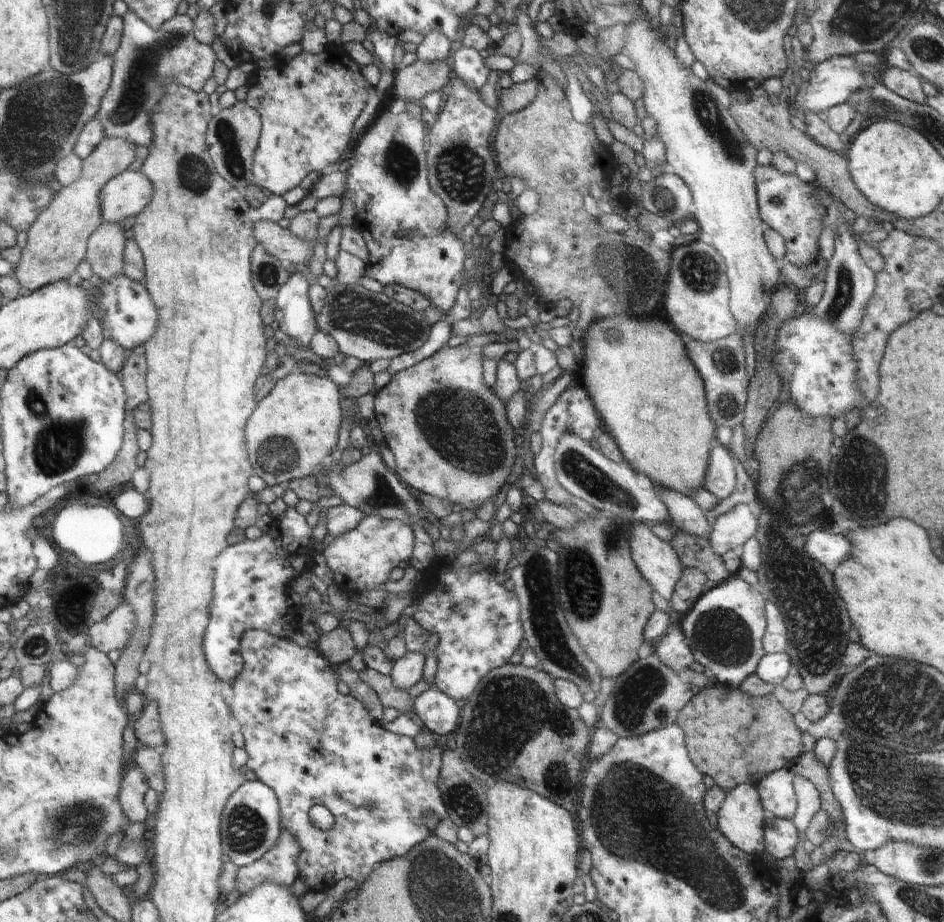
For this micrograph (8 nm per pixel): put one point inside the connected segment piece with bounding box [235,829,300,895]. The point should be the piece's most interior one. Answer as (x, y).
(278, 867)

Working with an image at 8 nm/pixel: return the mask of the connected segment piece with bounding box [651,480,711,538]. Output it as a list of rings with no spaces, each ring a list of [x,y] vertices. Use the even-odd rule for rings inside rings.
[[[651,480],[651,488],[655,495],[664,503],[669,518],[682,533],[708,538],[711,526],[694,498],[684,493],[664,487],[662,483]]]

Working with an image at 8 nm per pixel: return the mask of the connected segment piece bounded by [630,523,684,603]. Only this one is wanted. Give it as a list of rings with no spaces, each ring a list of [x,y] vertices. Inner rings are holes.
[[[645,523],[634,524],[630,542],[634,562],[638,563],[644,577],[653,583],[654,590],[669,603],[672,592],[676,592],[674,586],[682,576],[680,572],[684,572],[676,551]]]

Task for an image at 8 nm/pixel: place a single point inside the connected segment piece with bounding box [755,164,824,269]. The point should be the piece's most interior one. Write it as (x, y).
(787, 206)

